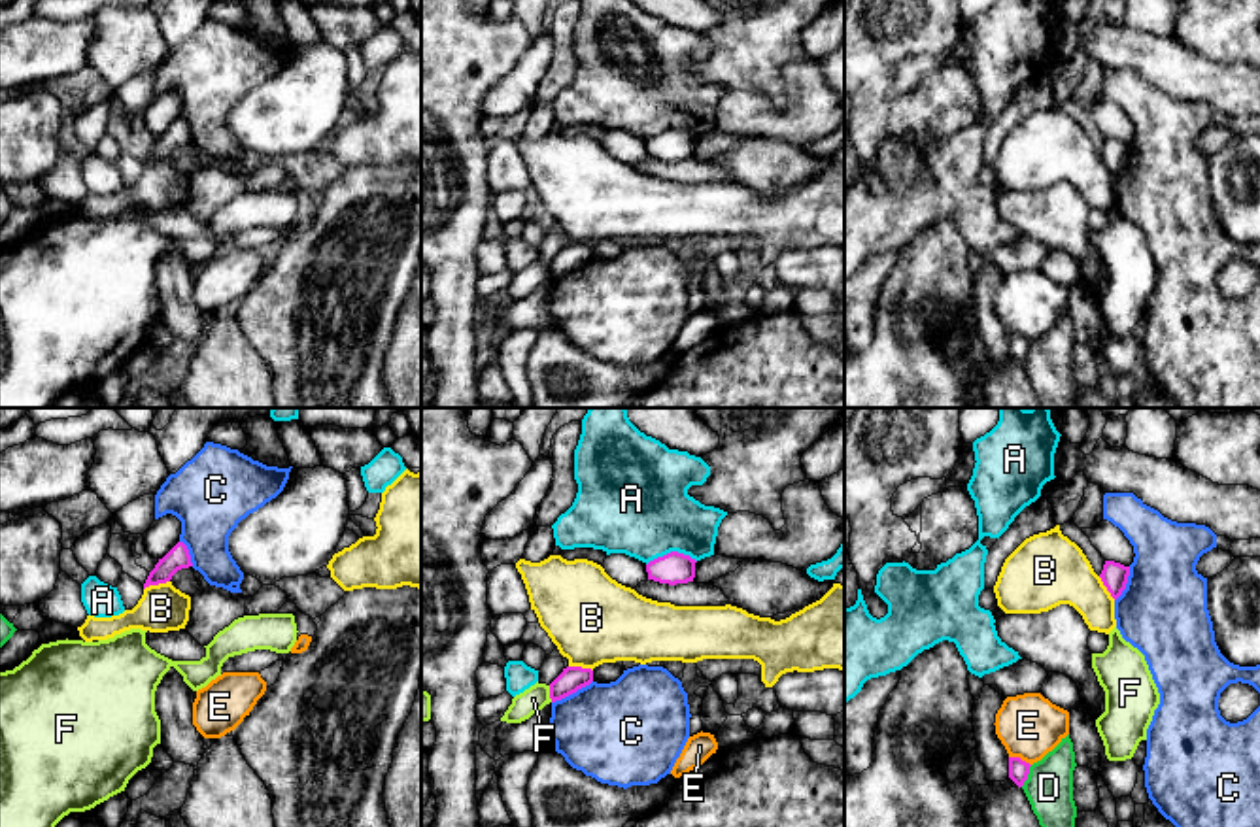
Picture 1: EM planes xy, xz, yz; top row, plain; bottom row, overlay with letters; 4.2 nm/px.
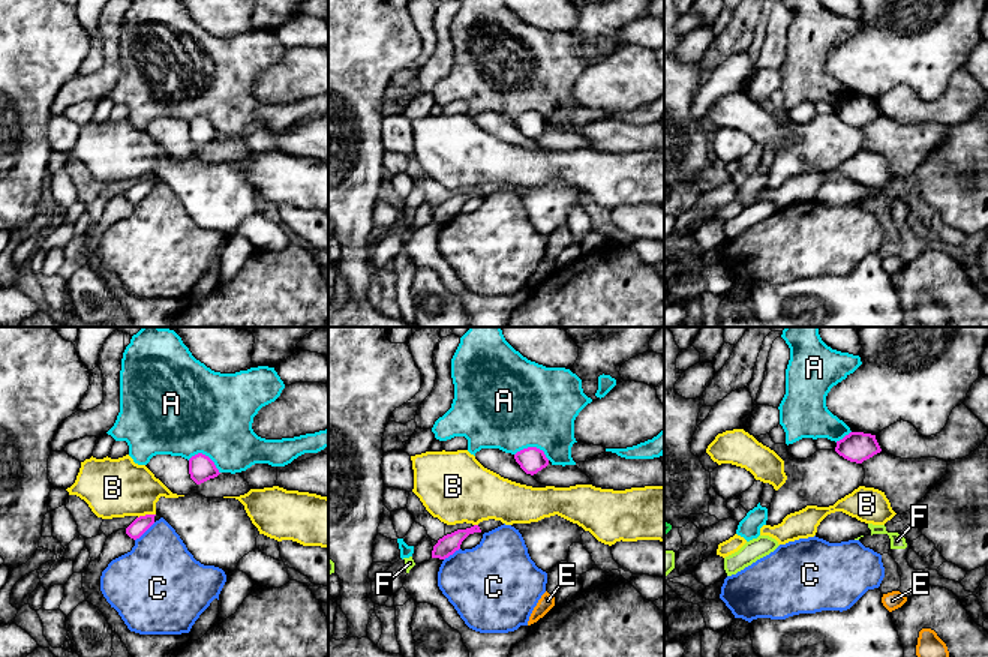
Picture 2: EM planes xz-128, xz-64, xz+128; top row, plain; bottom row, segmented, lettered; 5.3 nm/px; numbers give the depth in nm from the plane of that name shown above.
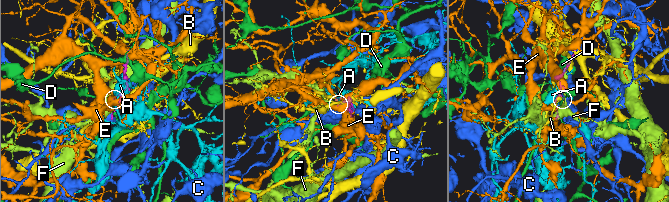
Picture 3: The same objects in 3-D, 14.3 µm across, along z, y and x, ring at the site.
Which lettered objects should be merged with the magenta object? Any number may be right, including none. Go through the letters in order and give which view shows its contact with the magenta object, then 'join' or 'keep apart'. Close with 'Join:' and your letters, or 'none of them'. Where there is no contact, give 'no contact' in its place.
A: meets magenta in xz; keep apart
B: meets magenta in xy; keep apart
C: meets magenta in xz; keep apart
D: meets magenta in yz; keep apart
E: meets magenta in yz; keep apart
F: meets magenta in xz; keep apart
Join: none of them

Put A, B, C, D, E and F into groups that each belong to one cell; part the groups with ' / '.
A / B / C / D / E / F

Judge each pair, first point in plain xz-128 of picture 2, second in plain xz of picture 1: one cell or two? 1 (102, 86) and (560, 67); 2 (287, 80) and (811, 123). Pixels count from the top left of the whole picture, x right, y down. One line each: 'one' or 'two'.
1: one
2: one

